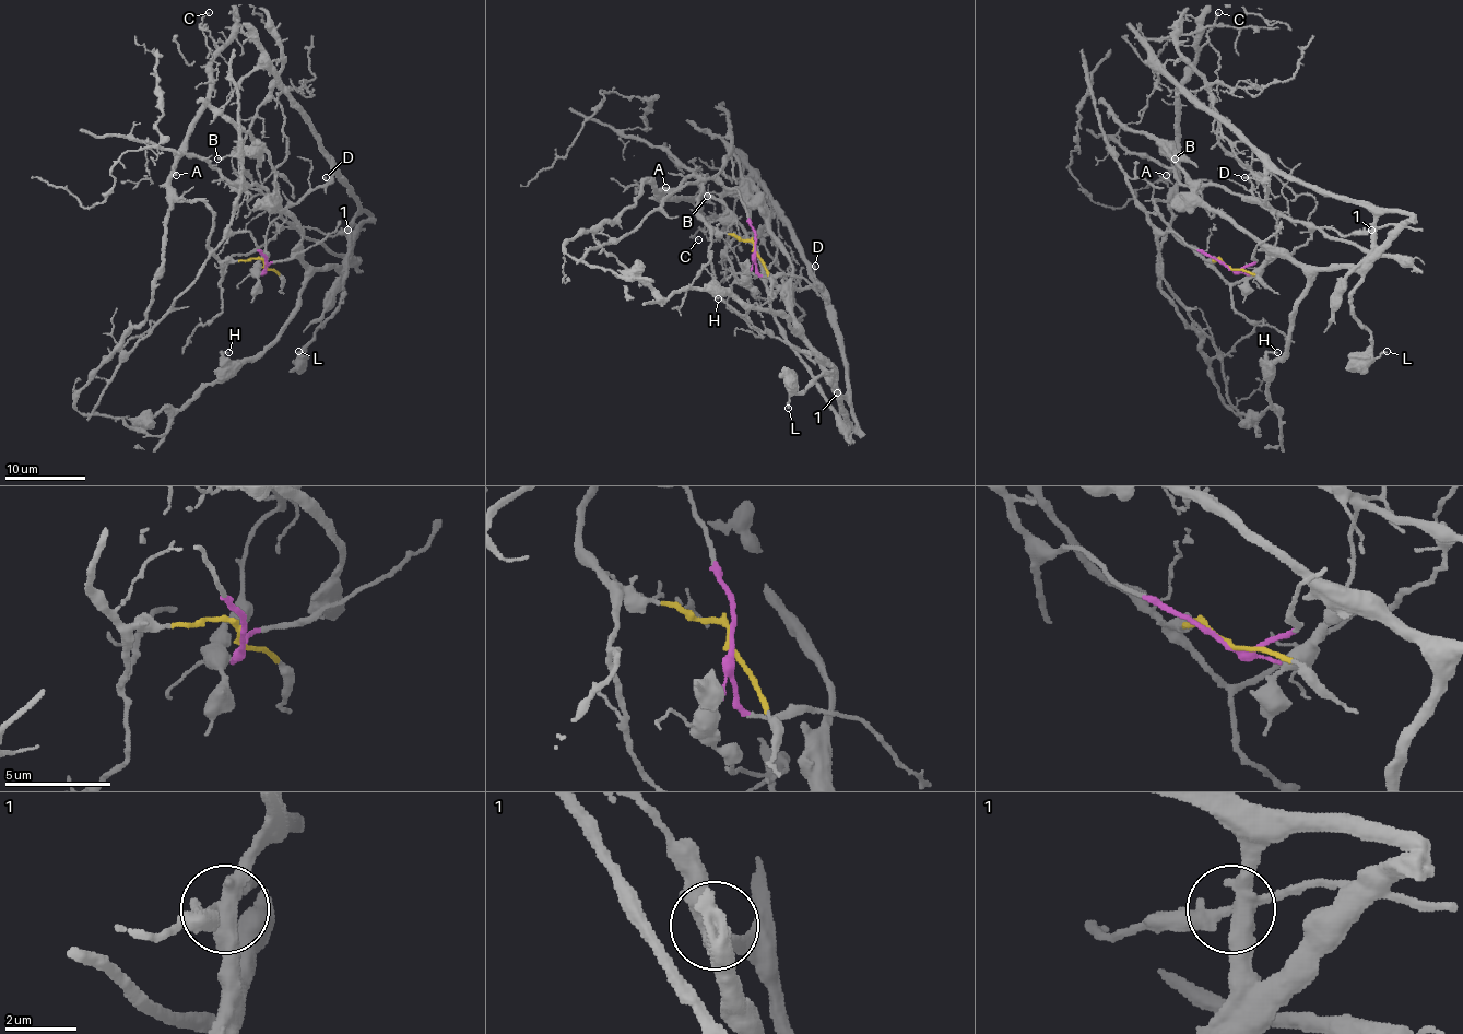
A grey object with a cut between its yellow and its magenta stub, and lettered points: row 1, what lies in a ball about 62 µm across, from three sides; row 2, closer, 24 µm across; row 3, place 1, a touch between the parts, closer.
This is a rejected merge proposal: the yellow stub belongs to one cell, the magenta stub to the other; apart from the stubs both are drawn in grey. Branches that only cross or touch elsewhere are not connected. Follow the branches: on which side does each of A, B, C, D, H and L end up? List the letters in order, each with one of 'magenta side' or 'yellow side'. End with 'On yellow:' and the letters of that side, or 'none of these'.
A: yellow side
B: magenta side
C: yellow side
D: magenta side
H: magenta side
L: magenta side
On yellow: A, C

